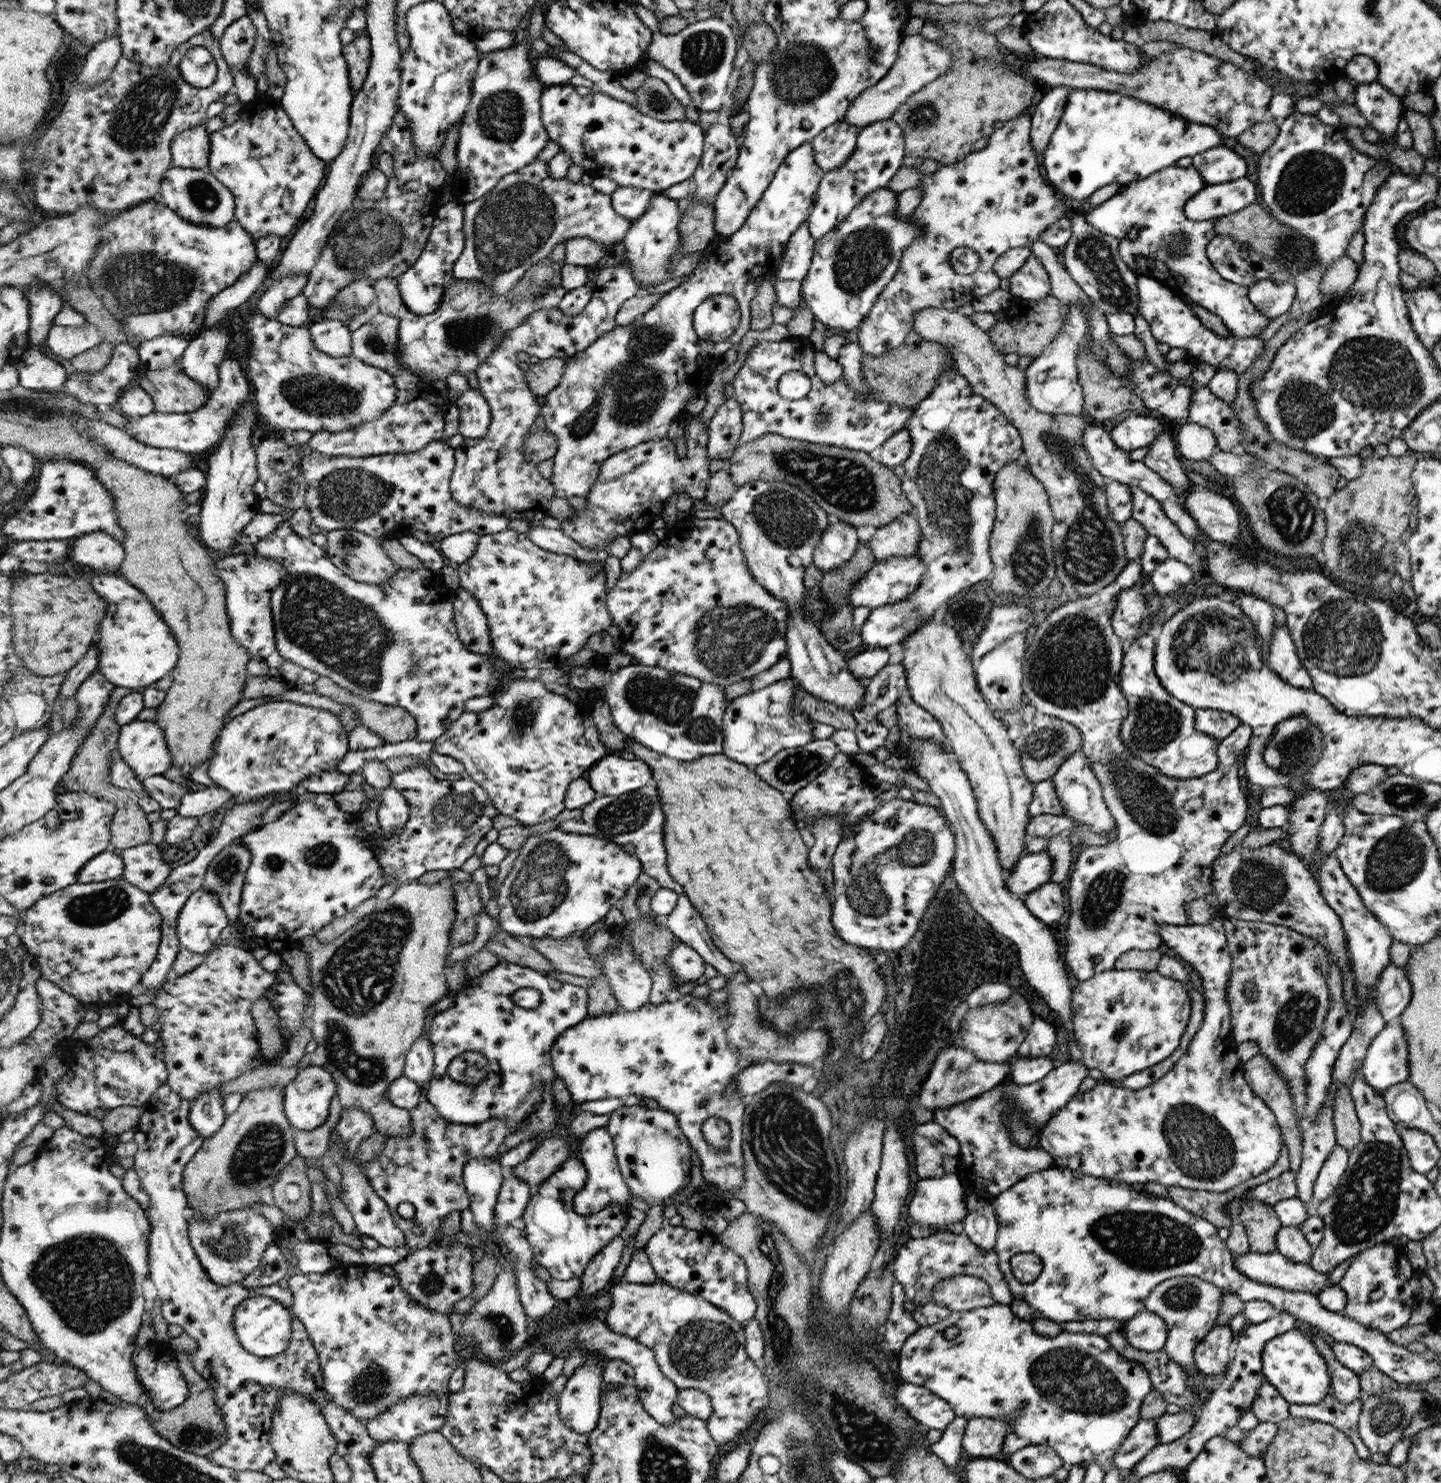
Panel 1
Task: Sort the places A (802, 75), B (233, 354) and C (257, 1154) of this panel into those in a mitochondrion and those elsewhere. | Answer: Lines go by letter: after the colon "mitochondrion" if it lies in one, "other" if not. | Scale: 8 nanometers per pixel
A: mitochondrion
B: other
C: mitochondrion

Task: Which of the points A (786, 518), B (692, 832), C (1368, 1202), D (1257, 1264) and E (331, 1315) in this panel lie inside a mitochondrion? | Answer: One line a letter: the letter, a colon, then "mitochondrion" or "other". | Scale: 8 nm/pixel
A: mitochondrion
B: other
C: mitochondrion
D: other
E: other

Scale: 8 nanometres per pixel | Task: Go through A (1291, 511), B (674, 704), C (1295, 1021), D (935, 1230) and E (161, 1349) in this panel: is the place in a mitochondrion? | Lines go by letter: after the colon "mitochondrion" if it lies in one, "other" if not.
A: mitochondrion
B: mitochondrion
C: mitochondrion
D: other
E: other

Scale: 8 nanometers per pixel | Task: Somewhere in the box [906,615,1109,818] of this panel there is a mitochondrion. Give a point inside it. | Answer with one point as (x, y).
(1044, 744)

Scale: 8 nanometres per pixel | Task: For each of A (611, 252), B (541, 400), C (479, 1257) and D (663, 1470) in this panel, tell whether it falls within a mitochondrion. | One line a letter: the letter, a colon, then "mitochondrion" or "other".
A: other
B: other
C: other
D: mitochondrion

